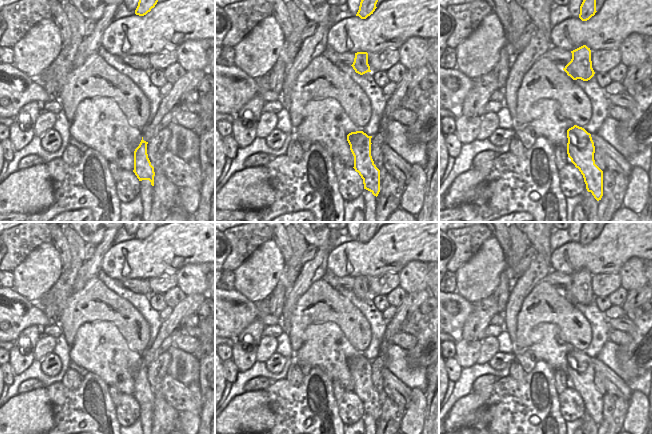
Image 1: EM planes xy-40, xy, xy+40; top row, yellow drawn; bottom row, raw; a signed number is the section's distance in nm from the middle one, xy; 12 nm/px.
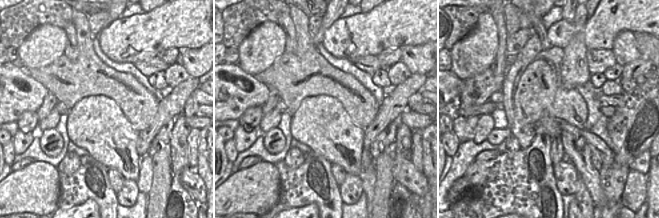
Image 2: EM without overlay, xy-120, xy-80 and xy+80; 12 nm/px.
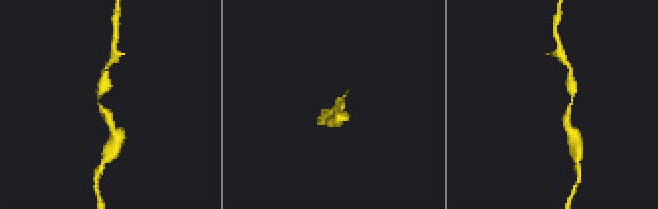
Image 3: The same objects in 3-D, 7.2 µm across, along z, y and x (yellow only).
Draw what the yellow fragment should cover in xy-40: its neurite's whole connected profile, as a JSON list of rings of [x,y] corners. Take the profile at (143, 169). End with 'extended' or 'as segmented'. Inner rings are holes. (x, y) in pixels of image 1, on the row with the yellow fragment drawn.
[[[142,140],[139,146],[134,151],[134,170],[133,172],[139,179],[142,180],[149,180],[151,185],[154,186],[154,167],[151,165],[151,162],[148,158],[147,154],[147,144],[148,142]]]; as segmented

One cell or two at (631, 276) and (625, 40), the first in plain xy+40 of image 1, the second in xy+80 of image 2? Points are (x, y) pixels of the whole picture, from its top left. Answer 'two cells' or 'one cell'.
one cell

